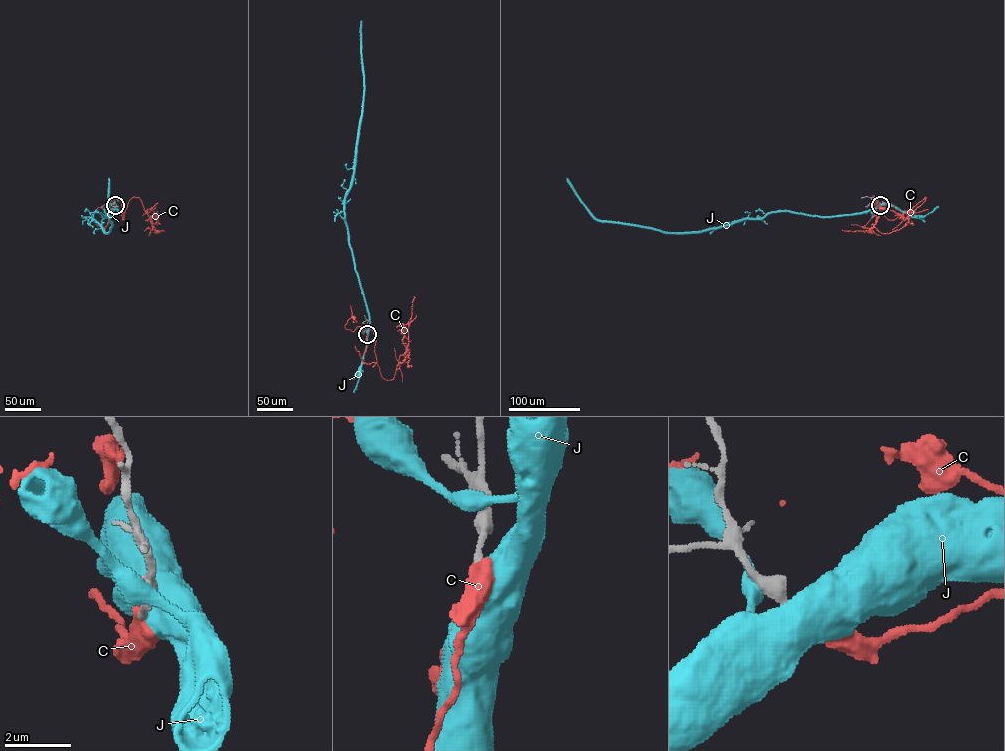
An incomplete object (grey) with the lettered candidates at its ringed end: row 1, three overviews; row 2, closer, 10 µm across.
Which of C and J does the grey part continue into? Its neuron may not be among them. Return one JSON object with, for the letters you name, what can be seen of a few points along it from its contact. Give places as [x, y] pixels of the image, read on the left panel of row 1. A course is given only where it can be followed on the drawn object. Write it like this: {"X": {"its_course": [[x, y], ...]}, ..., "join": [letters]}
{"join": []}

